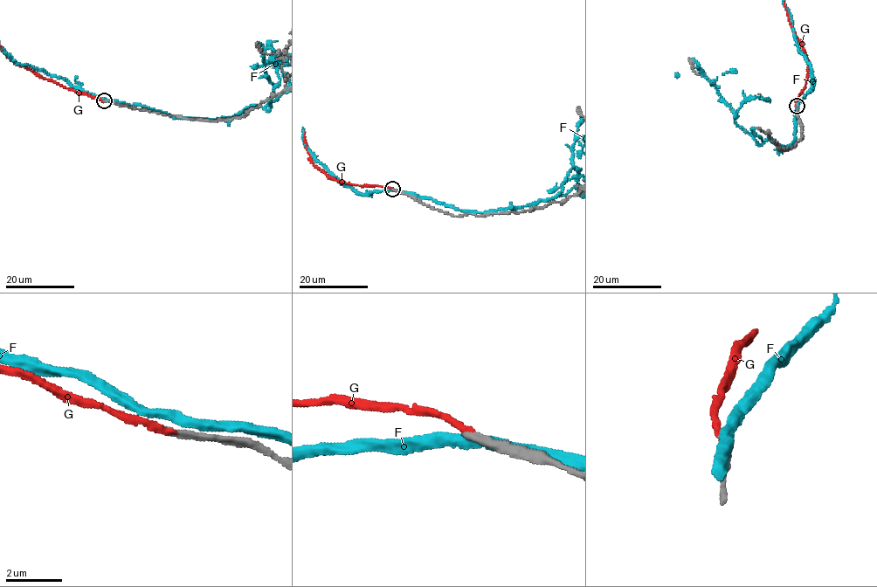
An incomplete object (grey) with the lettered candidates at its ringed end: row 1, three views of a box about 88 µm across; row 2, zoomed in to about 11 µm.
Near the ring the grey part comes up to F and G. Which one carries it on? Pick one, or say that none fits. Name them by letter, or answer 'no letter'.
G

